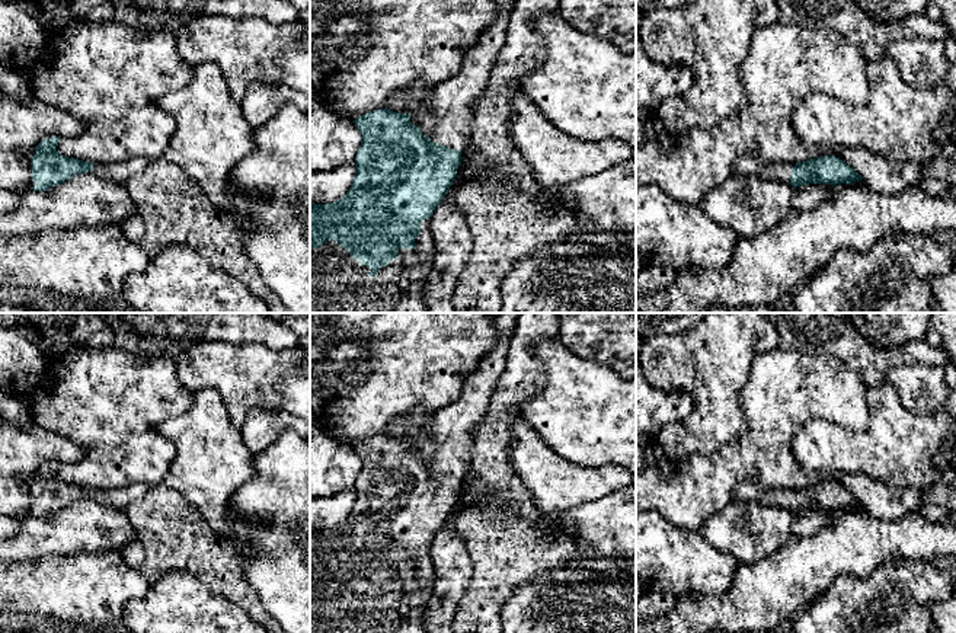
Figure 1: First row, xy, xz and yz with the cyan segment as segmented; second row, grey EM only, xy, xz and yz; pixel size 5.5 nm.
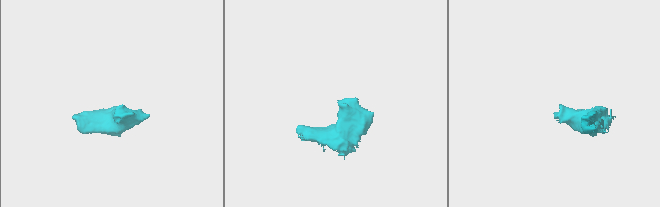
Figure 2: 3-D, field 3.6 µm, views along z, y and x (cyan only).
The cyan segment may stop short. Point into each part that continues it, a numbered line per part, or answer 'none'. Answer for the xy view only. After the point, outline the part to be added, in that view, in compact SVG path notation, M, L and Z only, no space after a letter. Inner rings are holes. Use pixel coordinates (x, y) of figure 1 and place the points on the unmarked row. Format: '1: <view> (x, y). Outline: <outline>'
1: xy (120, 498). Outline: M144 483L130 485L127 487L109 489L109 490L93 490L93 498L112 508L125 511L125 508L135 499L146 495L148 486Z

